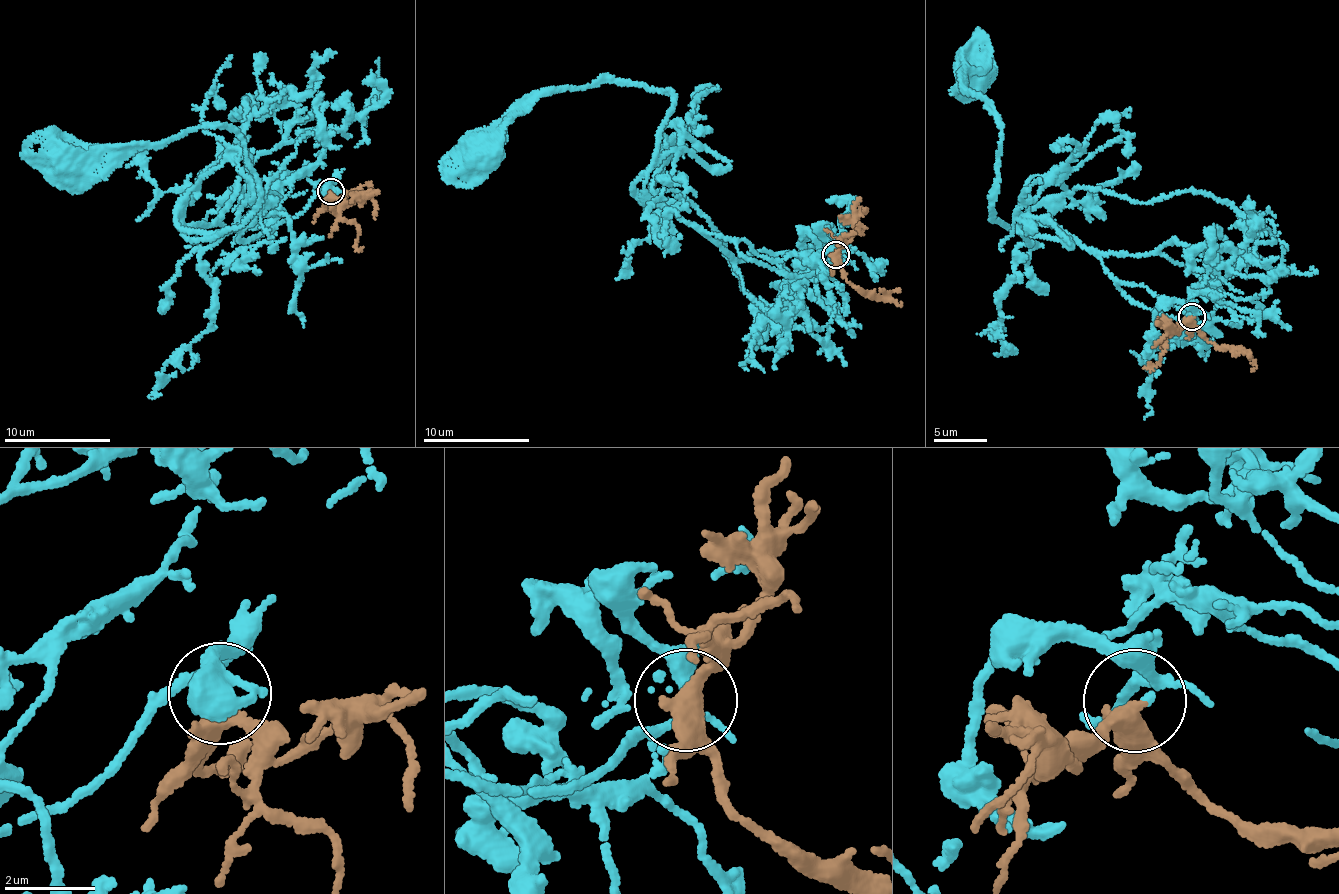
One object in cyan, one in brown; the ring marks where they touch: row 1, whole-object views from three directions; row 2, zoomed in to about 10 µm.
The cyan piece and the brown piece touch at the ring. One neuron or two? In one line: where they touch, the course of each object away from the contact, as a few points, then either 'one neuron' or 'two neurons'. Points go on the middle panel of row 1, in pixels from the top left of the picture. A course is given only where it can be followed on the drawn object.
(836, 255) | cyan via (836, 255), (791, 276), (662, 208), (644, 189), (673, 103), (667, 88), (606, 82), (535, 96), (485, 152) | brown via (836, 255), (849, 281), (882, 300), (901, 303) | one neuron

